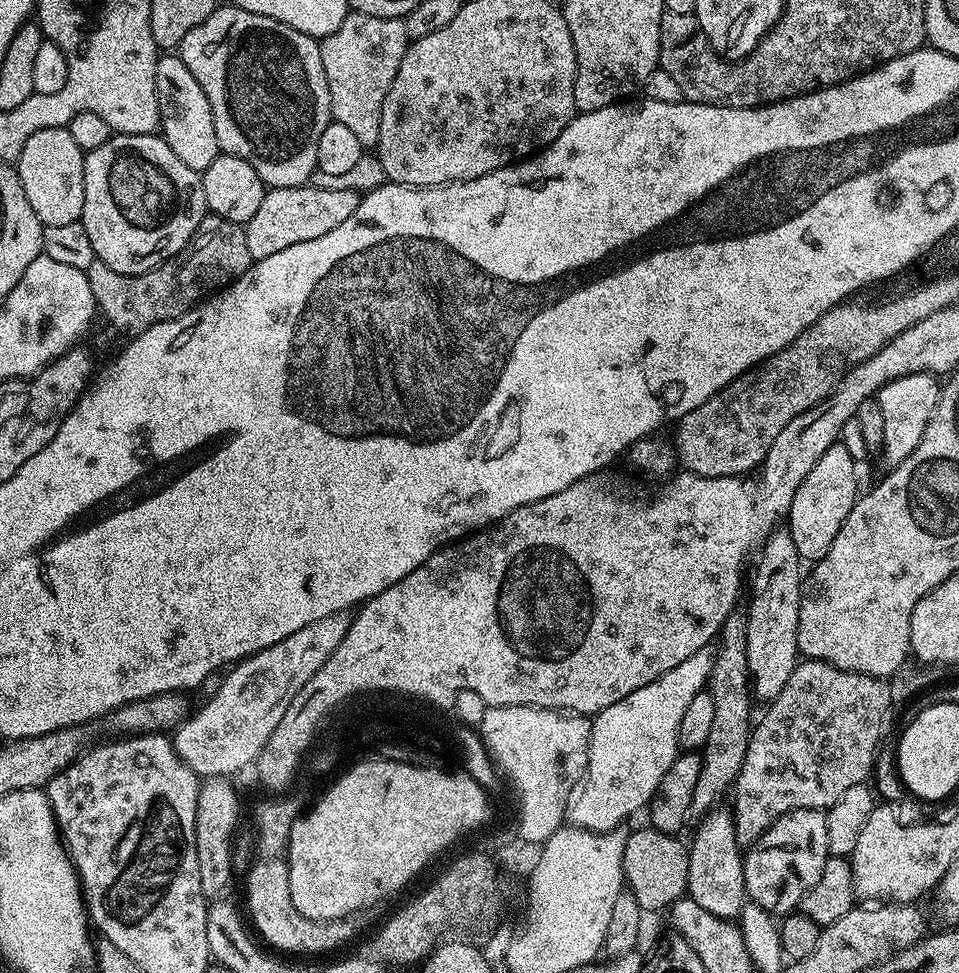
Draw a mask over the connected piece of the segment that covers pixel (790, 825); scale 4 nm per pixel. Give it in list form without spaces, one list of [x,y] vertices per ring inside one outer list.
[[[819,808],[787,812],[744,852],[744,891],[747,899],[776,918],[797,911],[806,890],[822,878],[828,858],[825,813]]]

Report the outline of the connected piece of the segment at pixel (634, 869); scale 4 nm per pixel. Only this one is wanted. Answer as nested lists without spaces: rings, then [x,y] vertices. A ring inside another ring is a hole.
[[[645,826],[637,832],[628,832],[628,841],[622,854],[622,870],[627,891],[638,898],[638,906],[645,913],[671,909],[688,890],[688,849],[679,835],[659,832],[657,828]]]

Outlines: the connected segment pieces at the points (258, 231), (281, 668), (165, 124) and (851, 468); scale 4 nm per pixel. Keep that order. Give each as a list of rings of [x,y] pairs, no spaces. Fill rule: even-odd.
[[[305,186],[303,188],[268,188],[262,198],[262,206],[258,206],[254,218],[244,228],[246,246],[250,246],[253,261],[266,258],[270,254],[278,254],[286,250],[286,246],[294,246],[298,242],[314,242],[314,238],[322,238],[322,234],[330,234],[354,210],[358,210],[361,193],[350,190],[322,190]]]
[[[348,612],[326,614],[326,618],[318,618],[318,622],[302,626],[302,630],[294,630],[294,634],[282,638],[282,642],[274,642],[274,646],[231,665],[223,673],[224,681],[217,686],[216,693],[175,729],[171,742],[180,755],[180,761],[190,766],[190,770],[200,778],[232,778],[235,772],[251,764],[253,767],[259,761],[266,742],[270,742],[270,734],[274,734],[278,722],[282,722],[282,714],[290,710],[290,702],[294,702],[298,690],[302,690],[302,686],[306,686],[306,682],[310,682],[310,678],[322,670],[351,624],[352,616]]]
[[[164,54],[157,59],[156,93],[160,107],[162,139],[170,146],[170,150],[174,150],[174,154],[178,154],[178,158],[182,158],[182,162],[186,162],[186,166],[190,166],[195,172],[203,173],[204,169],[210,166],[210,162],[214,162],[214,158],[221,155],[220,143],[218,134],[214,130],[214,114],[210,110],[210,102],[202,86],[198,86],[198,78],[190,74],[186,62],[182,62],[179,54]]]
[[[835,443],[818,458],[814,470],[806,474],[802,486],[794,494],[790,502],[790,510],[786,517],[786,531],[794,538],[794,546],[798,546],[801,561],[815,562],[826,558],[830,546],[834,546],[834,538],[838,538],[838,530],[846,522],[850,510],[856,504],[856,468],[858,462],[846,450],[842,443]]]

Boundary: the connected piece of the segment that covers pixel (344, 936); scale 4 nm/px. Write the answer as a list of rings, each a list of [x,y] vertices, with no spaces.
[[[257,859],[257,864],[248,872],[248,912],[252,915],[251,923],[256,923],[255,931],[264,935],[265,945],[273,944],[284,952],[305,952],[308,956],[316,956],[319,952],[332,952],[343,944],[348,944],[364,927],[367,926],[367,915],[364,912],[351,912],[349,916],[334,918],[333,920],[311,920],[302,914],[294,906],[290,898],[290,878],[288,877],[288,865],[283,859]]]

